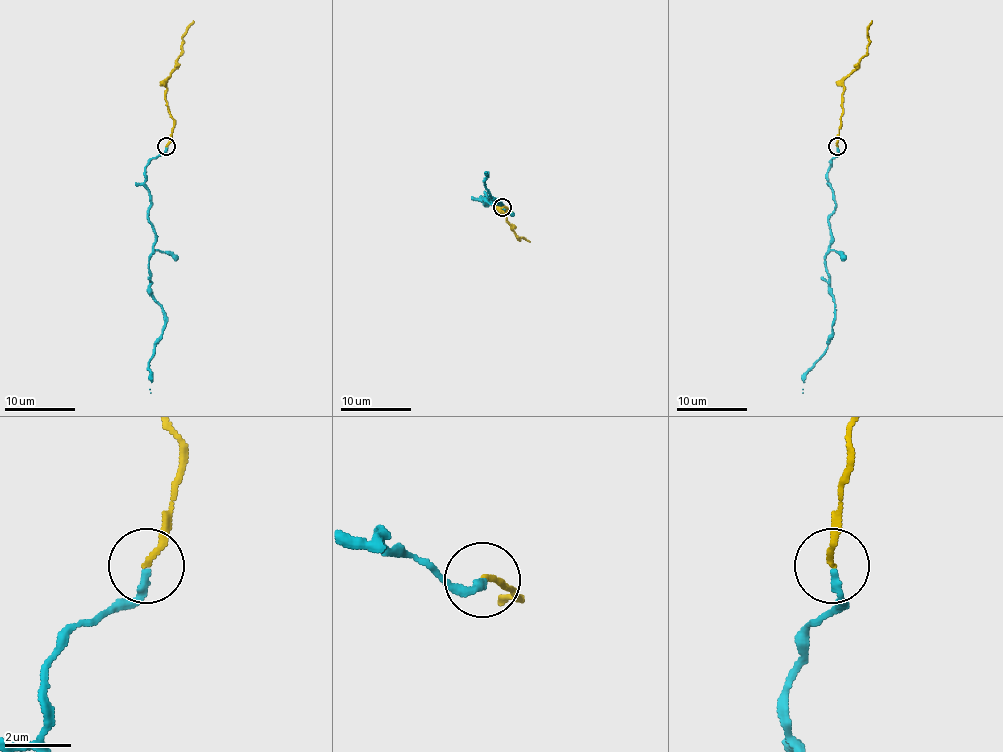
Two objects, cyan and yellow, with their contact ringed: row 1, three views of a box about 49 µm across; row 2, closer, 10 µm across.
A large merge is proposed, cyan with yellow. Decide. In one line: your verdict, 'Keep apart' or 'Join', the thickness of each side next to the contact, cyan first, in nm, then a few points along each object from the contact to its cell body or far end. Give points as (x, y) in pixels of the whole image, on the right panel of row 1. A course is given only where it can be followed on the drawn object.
Join. Thickness 200 nm (cyan) against 170 nm. Course of cyan: (837, 146), (828, 171), (835, 210), (824, 260), (833, 325), (803, 392). Course of yellow: (837, 146), (844, 79), (867, 53), (867, 28), (872, 21)

